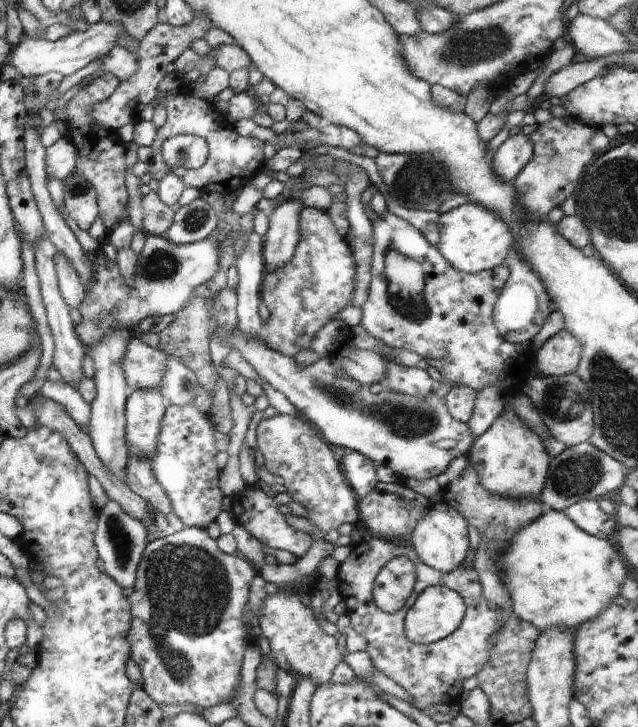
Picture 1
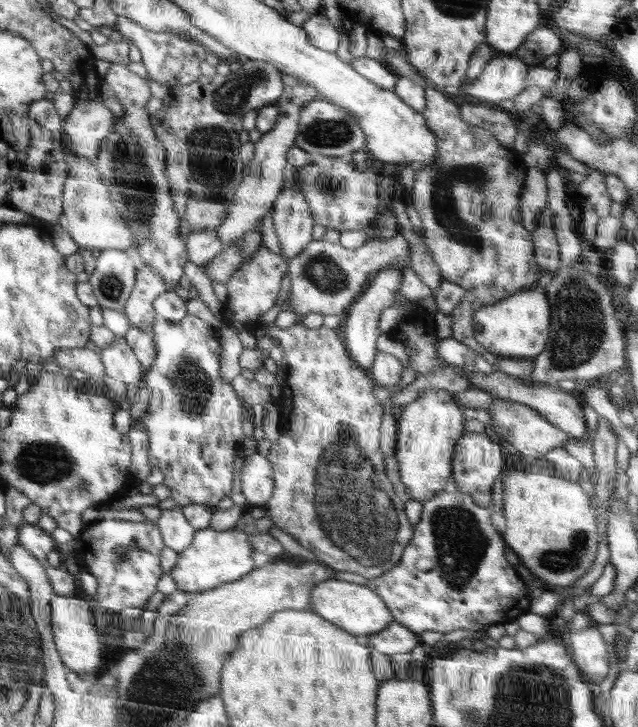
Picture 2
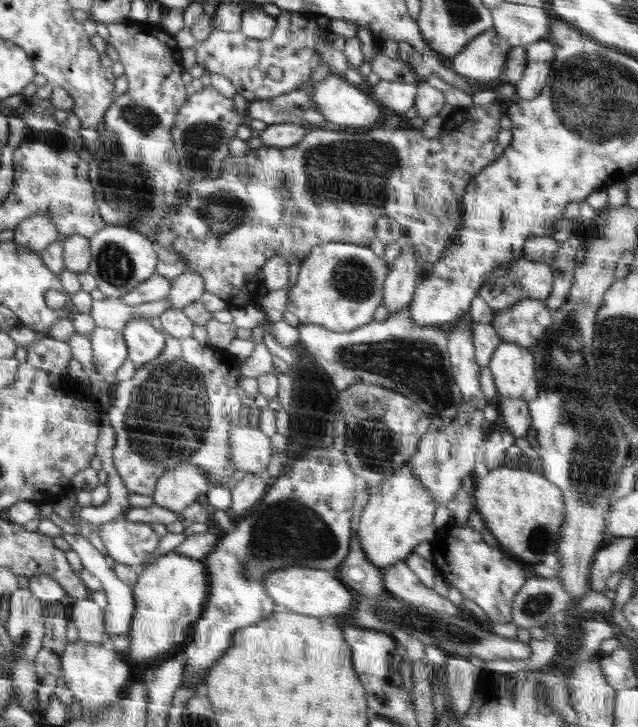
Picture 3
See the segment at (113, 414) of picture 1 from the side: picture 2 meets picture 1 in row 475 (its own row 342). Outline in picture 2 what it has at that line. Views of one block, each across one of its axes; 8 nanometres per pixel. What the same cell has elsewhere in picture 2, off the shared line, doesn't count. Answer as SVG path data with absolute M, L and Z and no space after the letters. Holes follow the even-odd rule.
M117 337L112 345L103 348L100 360L106 375L126 385L138 384L143 378L140 361L123 337Z

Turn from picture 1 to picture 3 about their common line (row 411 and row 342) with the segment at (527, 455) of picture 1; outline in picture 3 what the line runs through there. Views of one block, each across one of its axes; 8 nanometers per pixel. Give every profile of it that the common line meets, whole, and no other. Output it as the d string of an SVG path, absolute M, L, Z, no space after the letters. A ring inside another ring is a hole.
M502 341L494 350L488 368L499 399L538 400L534 356L528 347Z

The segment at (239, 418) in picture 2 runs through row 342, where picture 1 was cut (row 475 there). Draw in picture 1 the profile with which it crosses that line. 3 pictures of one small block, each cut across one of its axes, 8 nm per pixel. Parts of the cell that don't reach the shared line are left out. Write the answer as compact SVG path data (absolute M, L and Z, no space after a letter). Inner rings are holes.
M194 400L184 406L175 407L170 405L165 407L157 445L149 460L156 480L171 500L173 512L177 514L186 527L206 529L209 524L212 524L217 519L218 514L222 511L224 494L218 487L220 470L216 465L216 461L214 461L214 456L219 452L215 447L215 432L215 426L210 420L210 414L200 413L200 410L194 405Z

